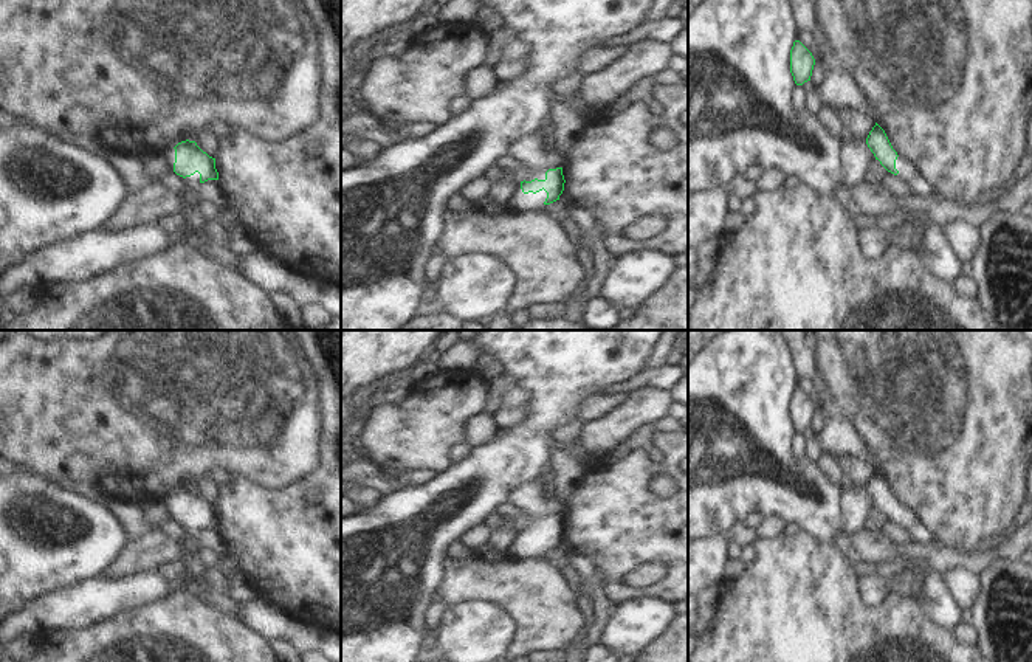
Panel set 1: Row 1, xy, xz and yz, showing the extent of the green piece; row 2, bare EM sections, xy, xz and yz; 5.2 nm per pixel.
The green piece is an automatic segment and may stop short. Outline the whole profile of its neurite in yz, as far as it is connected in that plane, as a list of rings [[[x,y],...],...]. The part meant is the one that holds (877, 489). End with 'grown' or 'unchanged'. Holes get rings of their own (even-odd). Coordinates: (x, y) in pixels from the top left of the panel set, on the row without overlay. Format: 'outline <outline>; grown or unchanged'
outline [[[875,470],[866,485],[866,491],[875,507],[891,521],[905,527],[914,541],[931,543],[933,535],[893,496],[885,478]]]; grown

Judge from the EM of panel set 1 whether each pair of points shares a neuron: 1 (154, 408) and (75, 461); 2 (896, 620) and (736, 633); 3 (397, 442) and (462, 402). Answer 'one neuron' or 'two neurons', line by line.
1: one neuron
2: one neuron
3: one neuron

